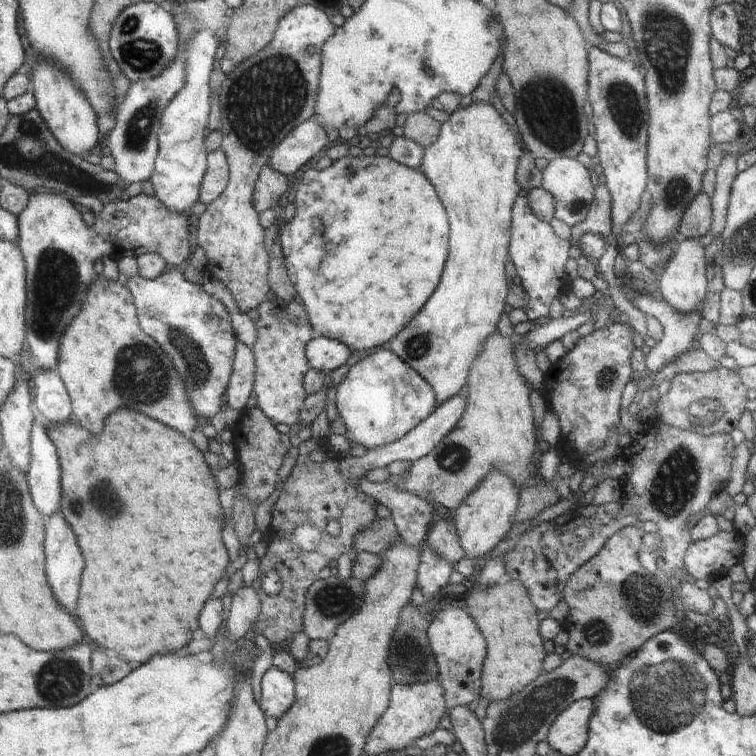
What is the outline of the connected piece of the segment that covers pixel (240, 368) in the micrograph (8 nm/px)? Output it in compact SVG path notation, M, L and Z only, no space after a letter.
M238 341L237 357L234 359L234 374L230 381L229 408L240 414L247 409L246 402L253 390L255 358L251 349Z

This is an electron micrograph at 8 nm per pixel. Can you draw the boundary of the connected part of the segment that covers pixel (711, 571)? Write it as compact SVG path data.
M735 529L719 530L706 540L691 542L685 552L685 572L697 579L728 576L730 568L742 560L744 538Z

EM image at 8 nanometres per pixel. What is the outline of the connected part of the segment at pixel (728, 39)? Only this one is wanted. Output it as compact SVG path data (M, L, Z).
M721 4L713 10L713 35L723 47L740 52L740 22L732 4Z

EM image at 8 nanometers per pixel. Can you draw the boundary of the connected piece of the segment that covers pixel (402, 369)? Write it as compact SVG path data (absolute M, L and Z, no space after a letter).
M389 348L376 350L373 354L368 354L368 356L351 366L348 376L336 389L337 411L344 420L346 438L350 440L353 447L356 444L362 444L367 452L380 449L404 437L406 433L412 432L437 408L437 394L431 387L430 382L422 378L418 371L406 364L402 358Z

